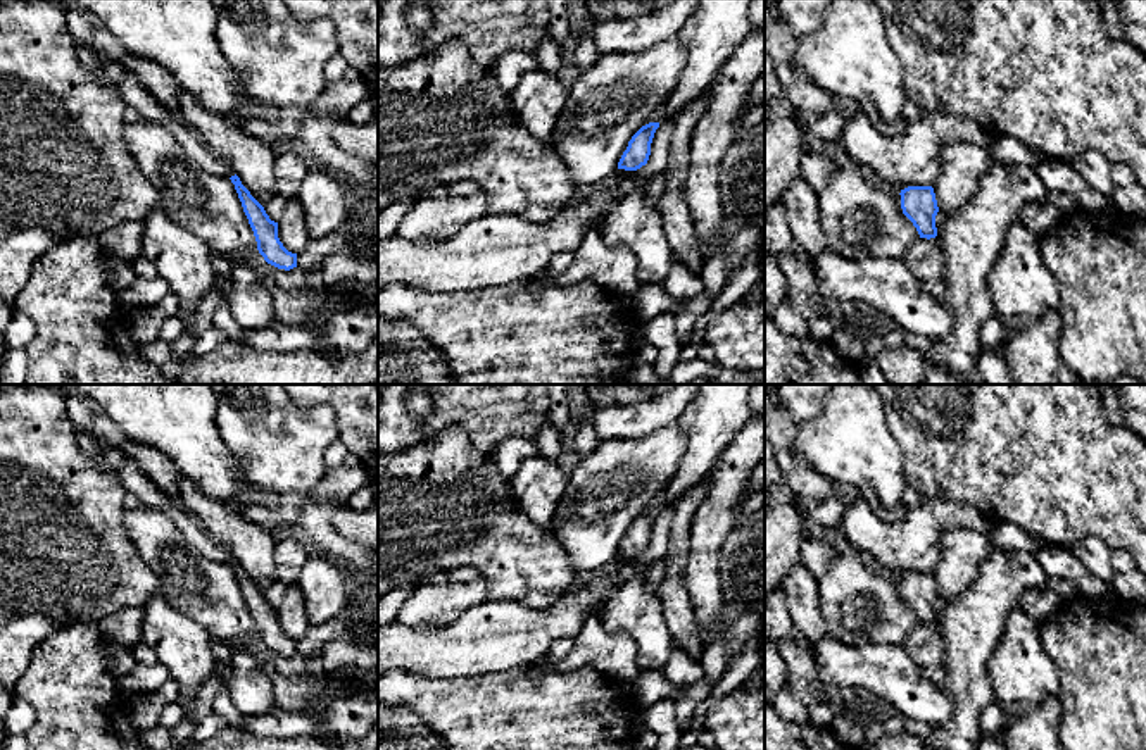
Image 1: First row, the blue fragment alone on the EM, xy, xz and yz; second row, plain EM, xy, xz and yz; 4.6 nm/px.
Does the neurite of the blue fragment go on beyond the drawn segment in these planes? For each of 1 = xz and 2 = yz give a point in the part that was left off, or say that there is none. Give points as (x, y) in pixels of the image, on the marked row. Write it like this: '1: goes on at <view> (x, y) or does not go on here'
1: does not go on here
2: does not go on here

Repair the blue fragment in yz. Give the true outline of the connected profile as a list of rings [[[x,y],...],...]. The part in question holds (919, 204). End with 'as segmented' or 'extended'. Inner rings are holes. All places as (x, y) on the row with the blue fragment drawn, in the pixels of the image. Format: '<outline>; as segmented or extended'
[[[908,186],[901,190],[903,214],[913,222],[920,238],[935,238],[935,216],[939,212],[932,186]]]; as segmented

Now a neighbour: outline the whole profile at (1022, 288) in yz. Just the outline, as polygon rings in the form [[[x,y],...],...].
[[[1015,222],[985,278],[996,316],[1030,322],[1060,307],[1060,284],[1041,253],[1041,236]]]

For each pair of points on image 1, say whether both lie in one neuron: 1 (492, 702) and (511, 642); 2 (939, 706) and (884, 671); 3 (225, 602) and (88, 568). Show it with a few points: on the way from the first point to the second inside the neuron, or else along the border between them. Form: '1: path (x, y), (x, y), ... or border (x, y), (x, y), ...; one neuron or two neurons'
1: border (528, 664), (463, 676); two neurons
2: path (925, 702), (898, 681); one neuron
3: border (138, 554), (156, 573), (163, 593); two neurons

